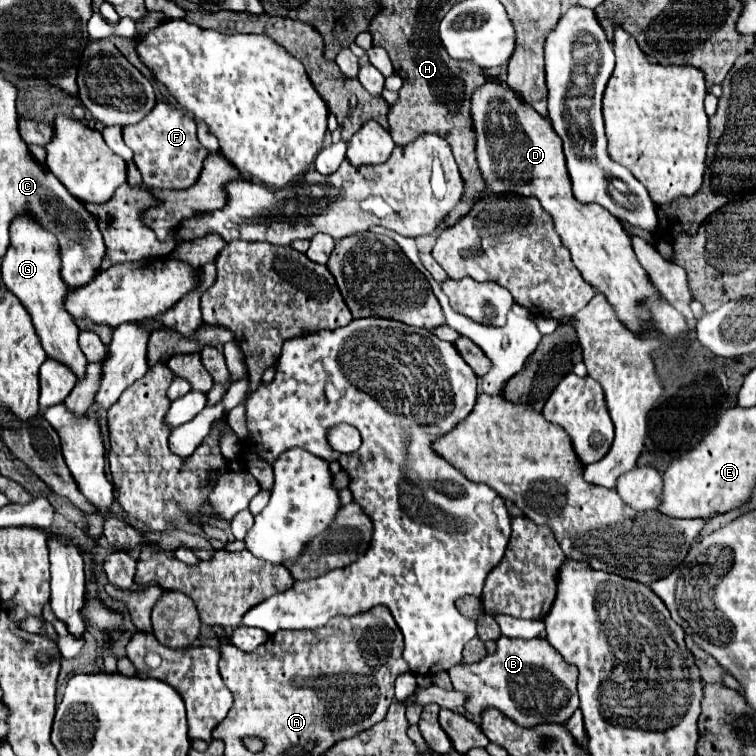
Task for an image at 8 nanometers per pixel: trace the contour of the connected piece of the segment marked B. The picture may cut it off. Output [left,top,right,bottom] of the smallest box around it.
[403,636,579,728]

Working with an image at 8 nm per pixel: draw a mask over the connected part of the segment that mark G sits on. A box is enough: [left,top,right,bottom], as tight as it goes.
[1,216,87,380]

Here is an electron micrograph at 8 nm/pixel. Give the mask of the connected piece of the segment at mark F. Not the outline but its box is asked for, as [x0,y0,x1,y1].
[123,102,209,190]

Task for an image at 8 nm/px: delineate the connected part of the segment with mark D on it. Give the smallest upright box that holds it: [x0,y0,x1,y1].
[471,80,691,342]

